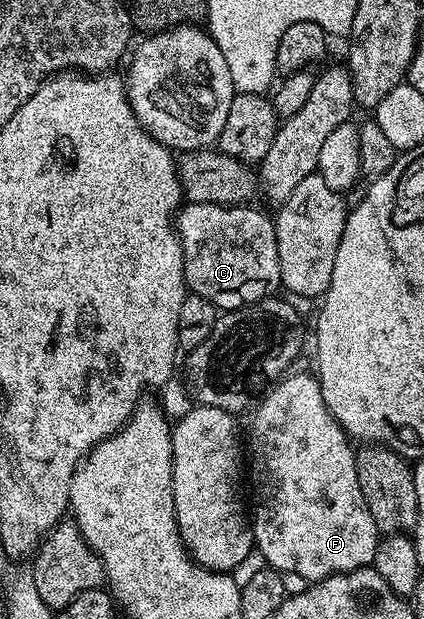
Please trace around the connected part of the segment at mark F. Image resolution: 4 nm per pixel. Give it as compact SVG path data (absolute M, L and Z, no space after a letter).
M312 373L295 374L291 378L285 376L280 379L256 403L257 411L253 414L253 435L247 438L247 446L257 453L257 467L253 470L253 482L257 485L257 503L251 506L251 525L253 527L253 540L255 548L264 556L266 563L272 569L286 574L287 572L299 572L299 576L307 576L310 584L319 582L323 578L329 578L333 574L346 574L352 570L364 570L372 567L373 557L377 551L379 531L375 520L371 520L371 512L367 512L367 504L363 500L363 492L359 492L359 476L357 475L357 456L354 447L346 432L331 416L325 401L321 384Z

